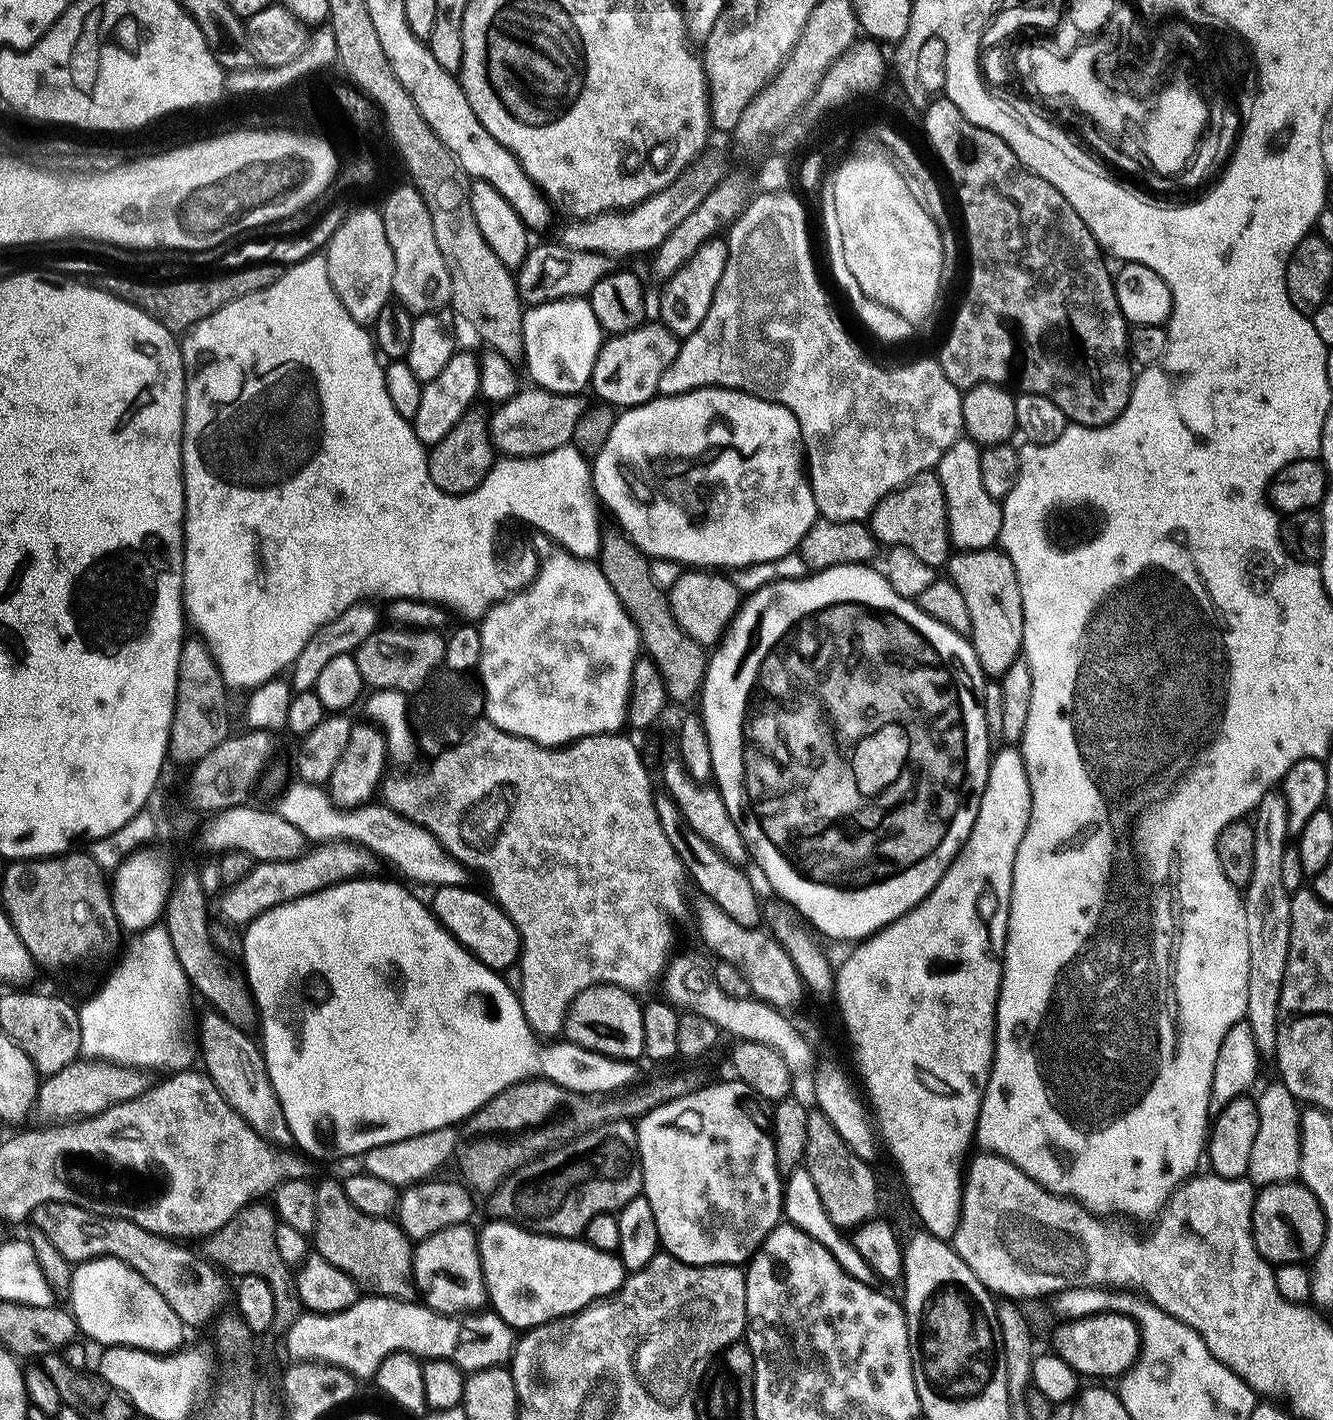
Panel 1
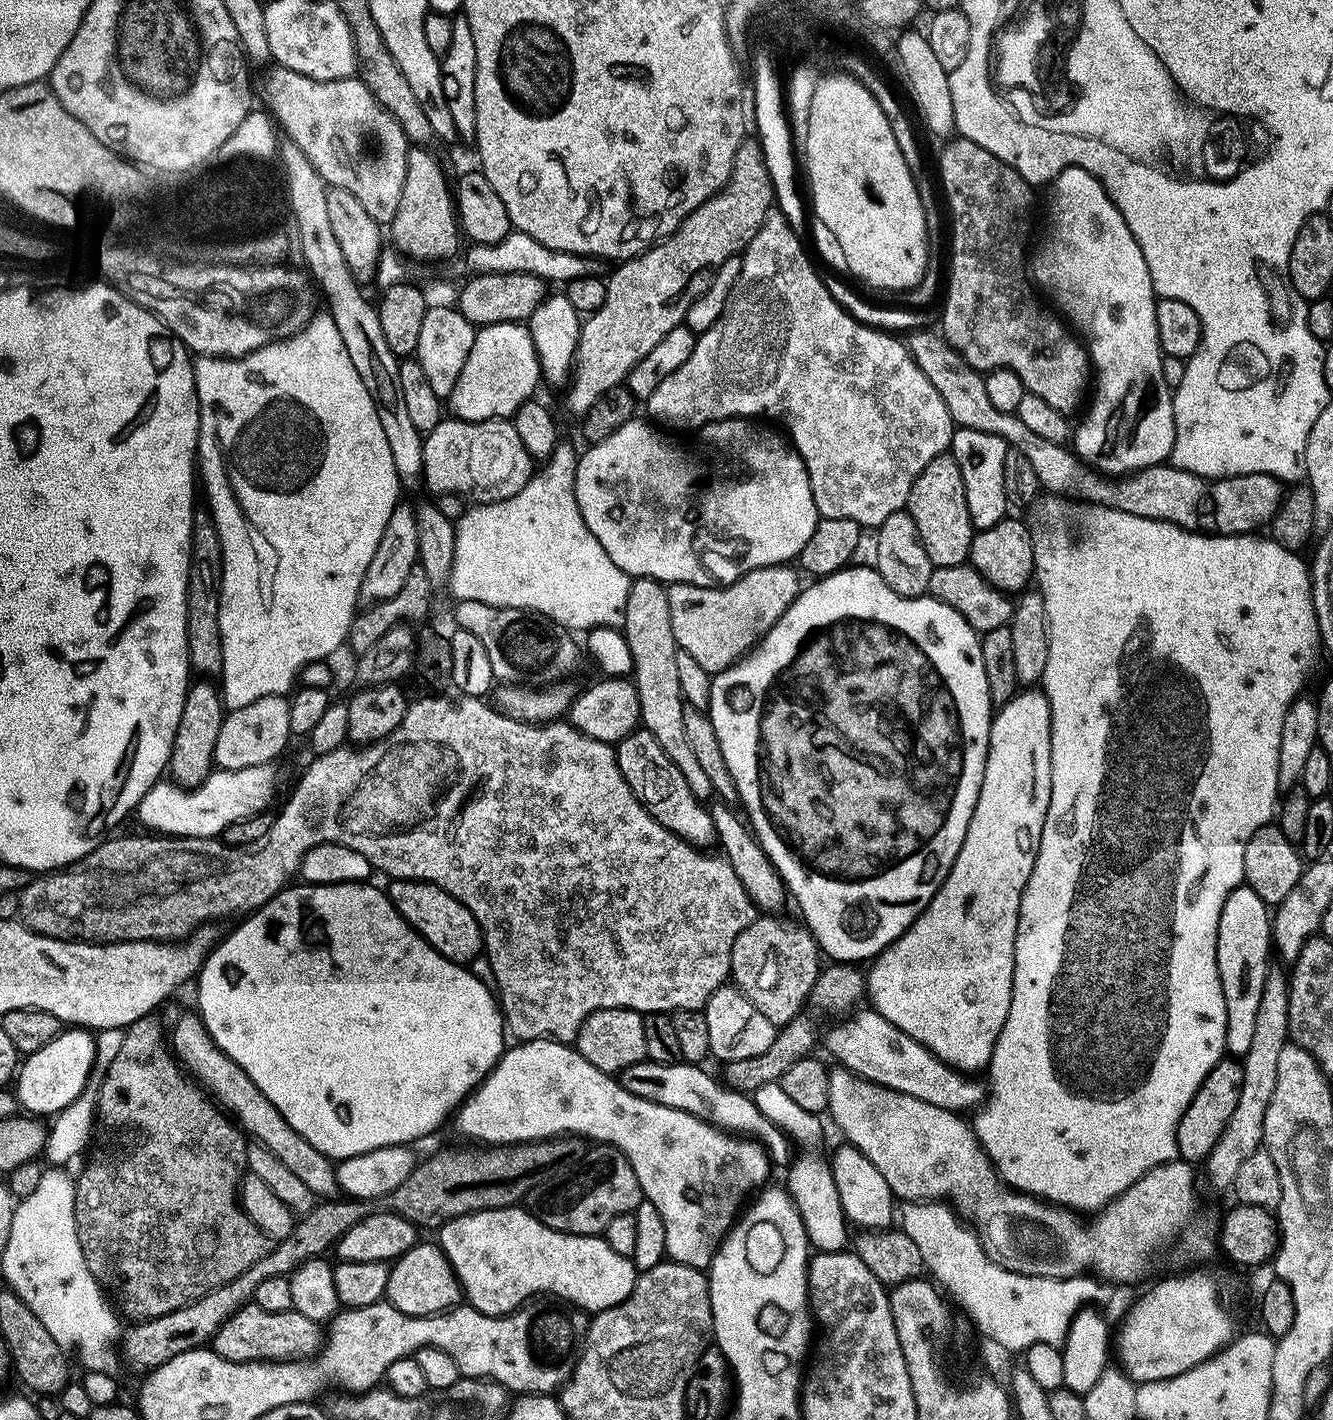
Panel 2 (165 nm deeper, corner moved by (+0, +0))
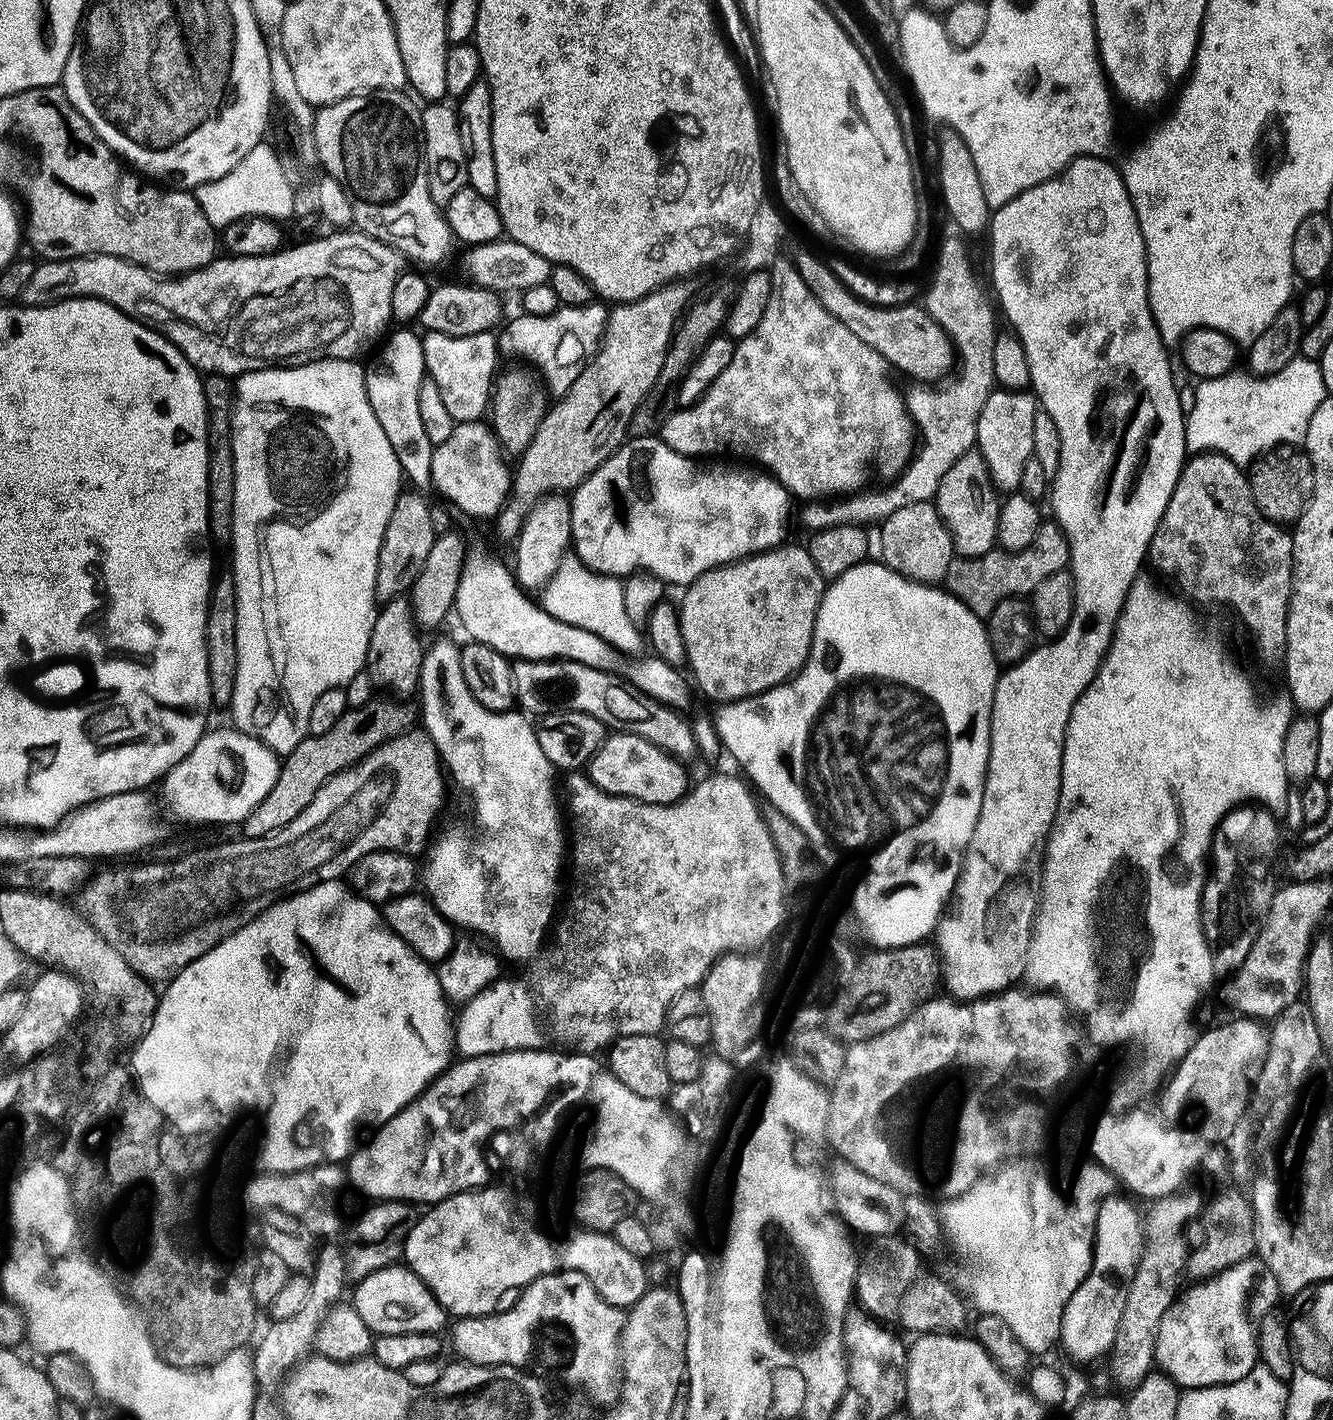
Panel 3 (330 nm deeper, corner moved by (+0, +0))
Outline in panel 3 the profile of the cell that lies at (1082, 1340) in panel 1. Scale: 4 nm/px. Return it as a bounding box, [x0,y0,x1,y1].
[1178,1258,1282,1389]

